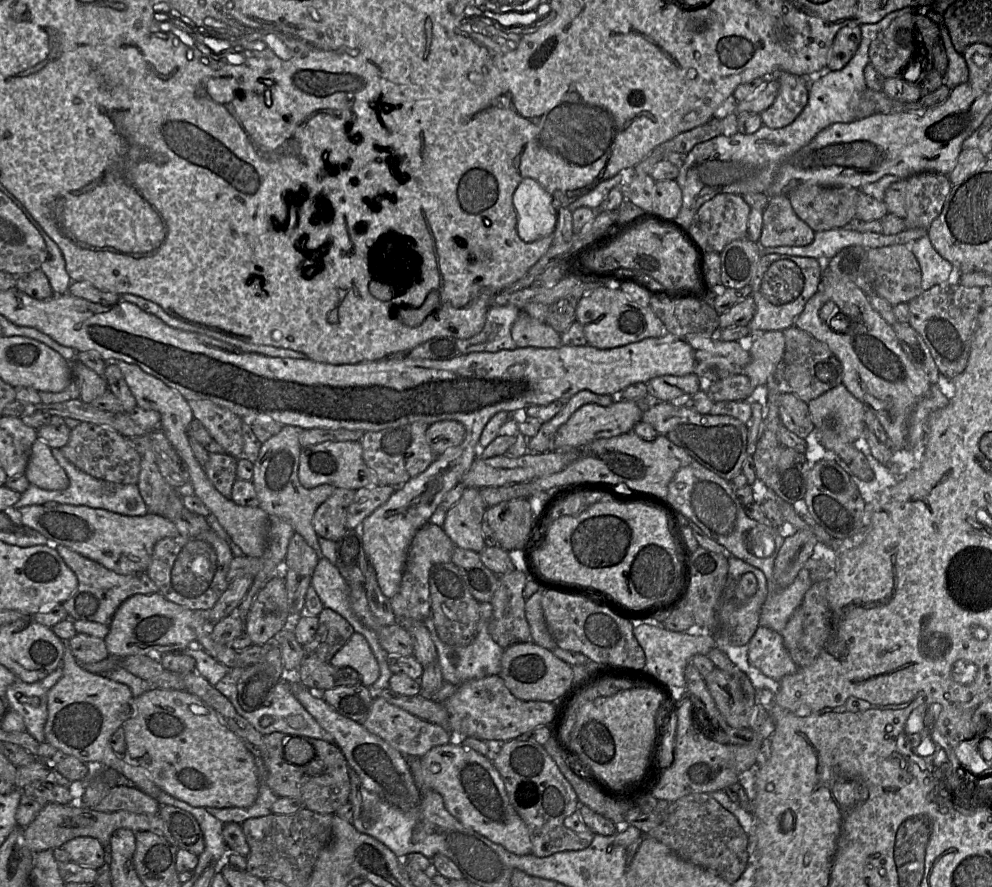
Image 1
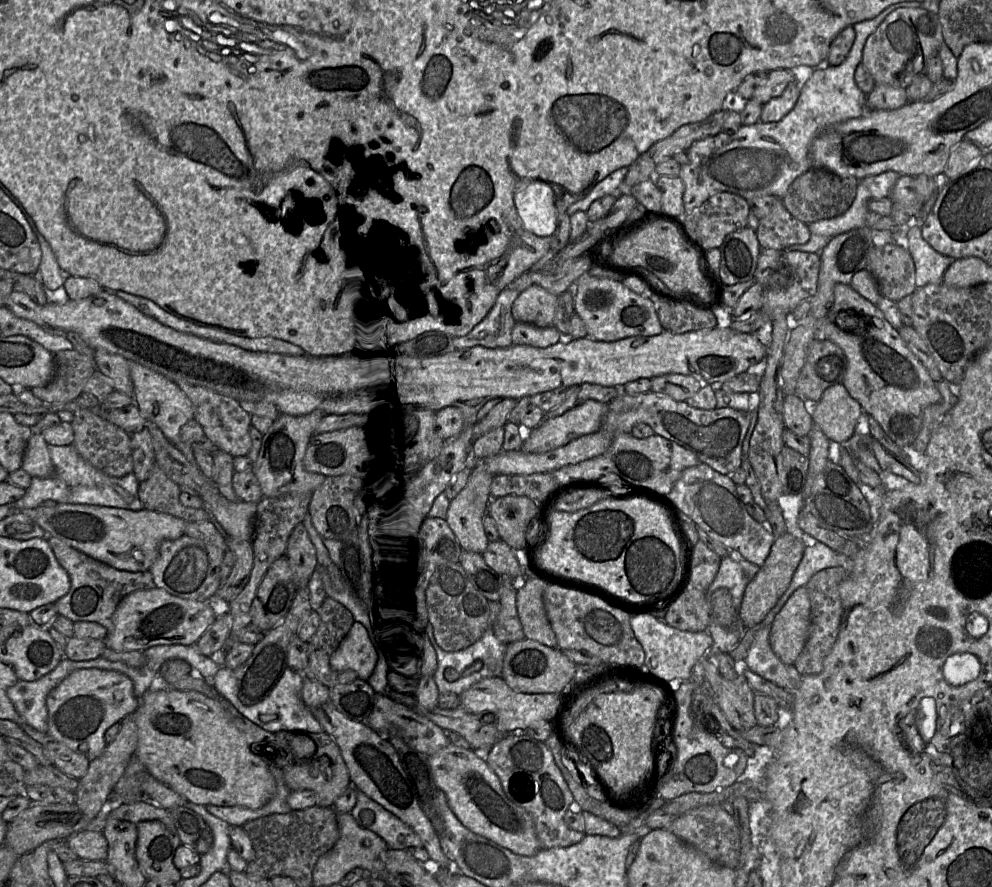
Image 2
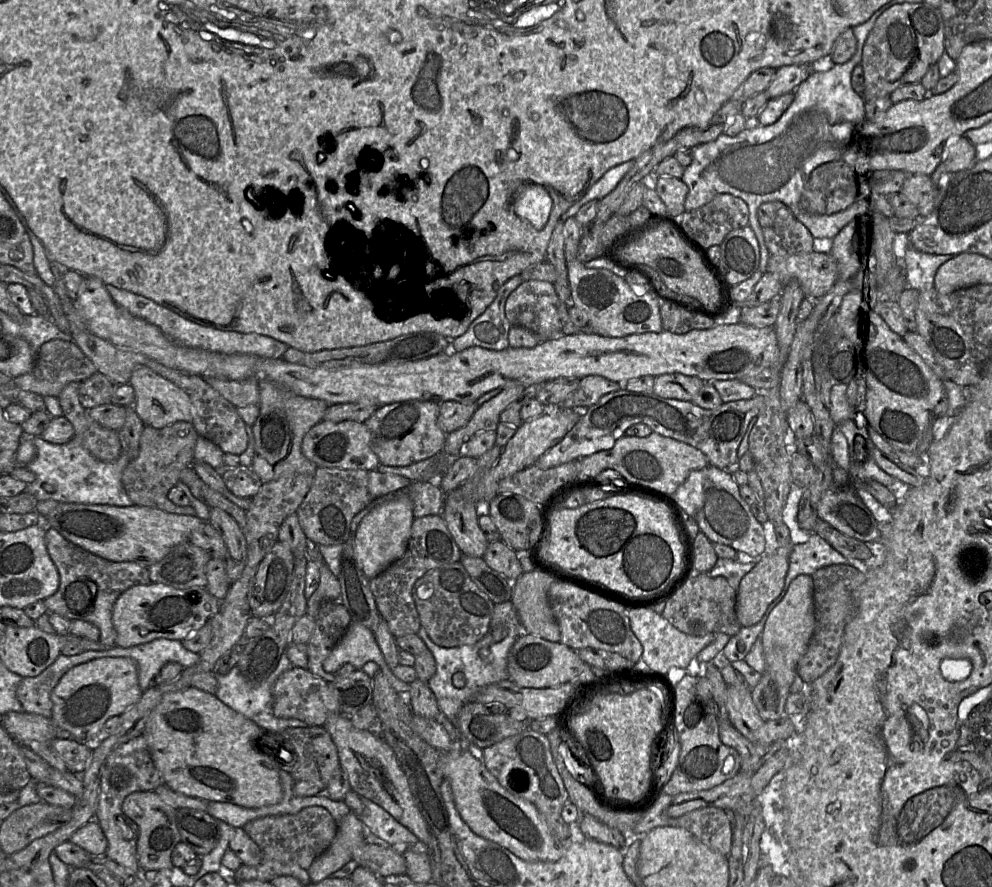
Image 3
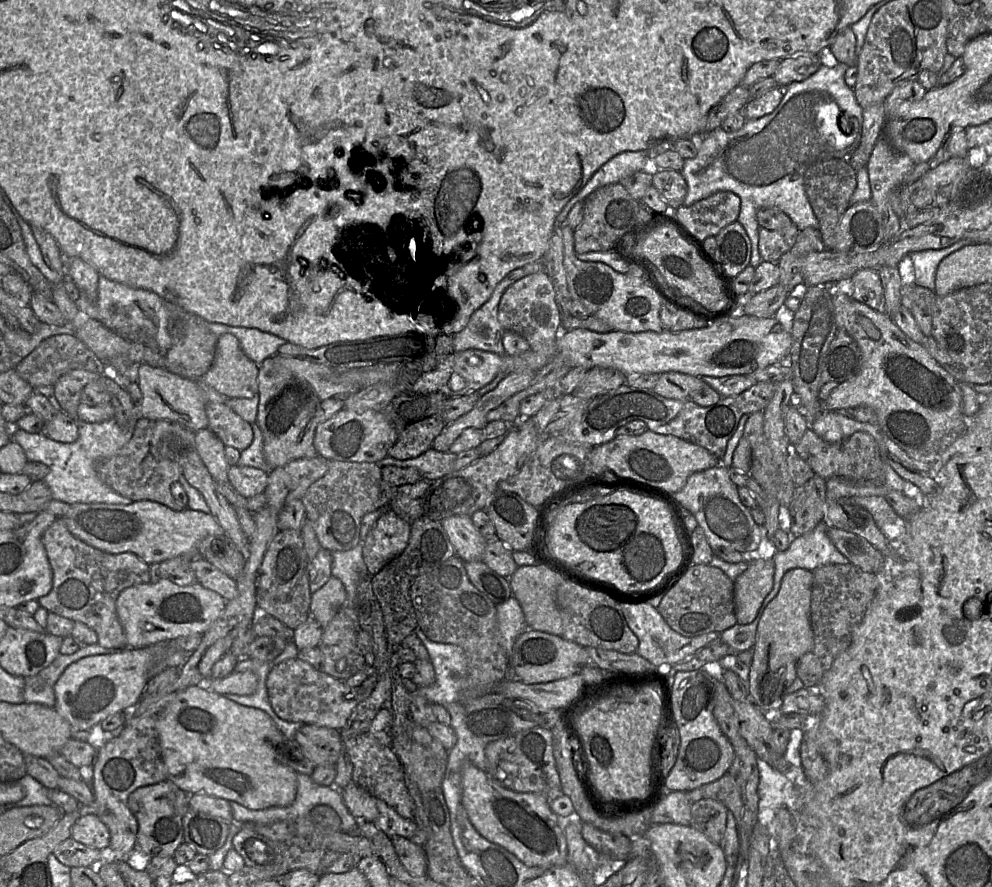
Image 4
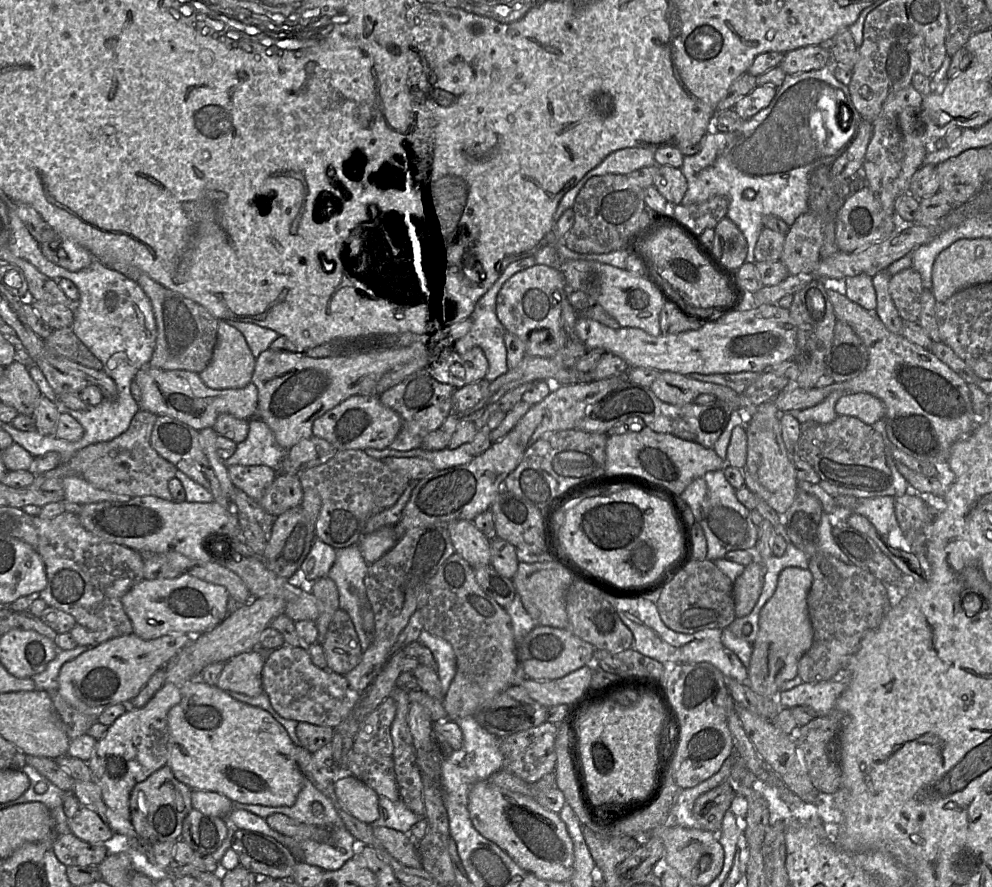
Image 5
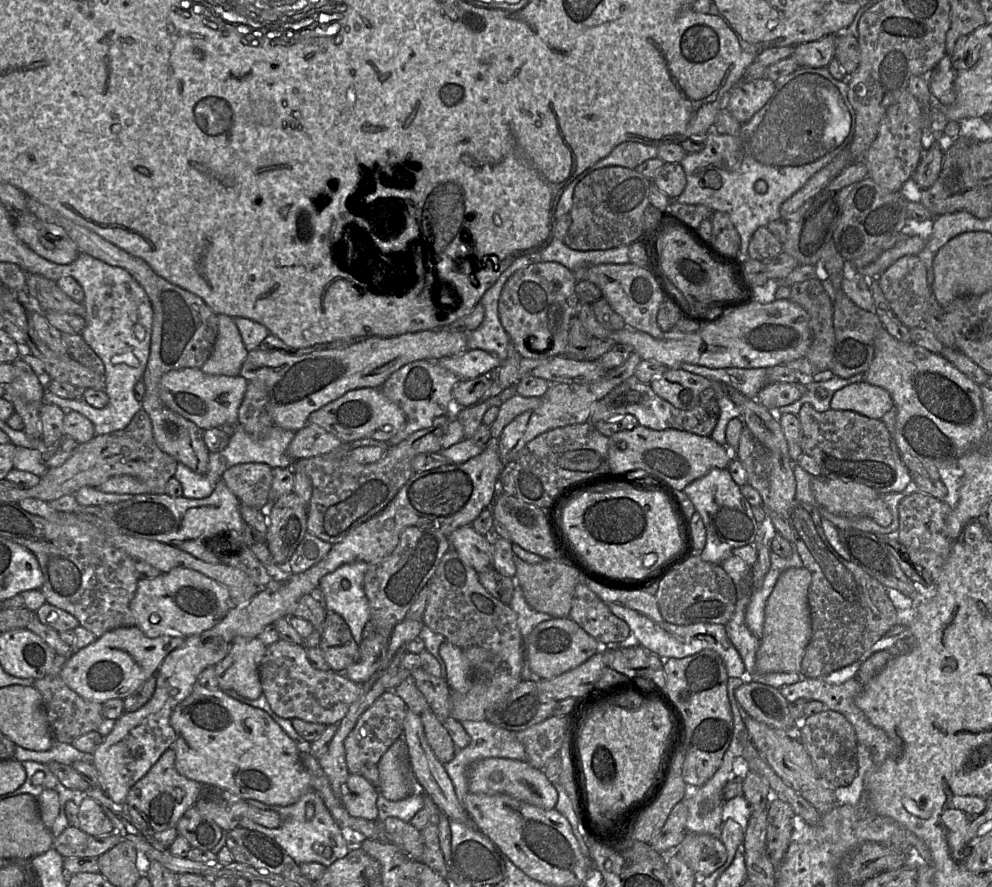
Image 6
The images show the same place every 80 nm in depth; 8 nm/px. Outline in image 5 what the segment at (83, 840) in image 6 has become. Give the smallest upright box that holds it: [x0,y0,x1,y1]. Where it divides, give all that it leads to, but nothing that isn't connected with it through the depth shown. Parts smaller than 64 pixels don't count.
[52,829,107,866]

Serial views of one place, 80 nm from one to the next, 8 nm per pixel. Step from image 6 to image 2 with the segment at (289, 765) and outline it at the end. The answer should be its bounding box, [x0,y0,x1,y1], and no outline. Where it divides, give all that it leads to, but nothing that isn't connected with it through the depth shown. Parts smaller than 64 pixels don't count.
[133,689,275,809]

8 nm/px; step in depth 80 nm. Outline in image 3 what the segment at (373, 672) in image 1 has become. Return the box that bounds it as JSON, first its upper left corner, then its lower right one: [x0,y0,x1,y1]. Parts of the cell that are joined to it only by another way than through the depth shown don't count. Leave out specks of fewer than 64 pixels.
[323,623,410,703]

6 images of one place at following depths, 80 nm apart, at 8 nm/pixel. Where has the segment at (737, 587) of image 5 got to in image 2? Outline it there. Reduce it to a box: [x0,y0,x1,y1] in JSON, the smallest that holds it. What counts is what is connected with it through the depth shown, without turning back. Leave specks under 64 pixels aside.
[738,533,806,628]

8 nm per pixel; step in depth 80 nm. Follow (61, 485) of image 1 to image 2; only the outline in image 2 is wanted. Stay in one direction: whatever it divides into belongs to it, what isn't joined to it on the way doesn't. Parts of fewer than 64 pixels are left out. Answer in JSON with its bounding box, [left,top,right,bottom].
[21,434,54,478]

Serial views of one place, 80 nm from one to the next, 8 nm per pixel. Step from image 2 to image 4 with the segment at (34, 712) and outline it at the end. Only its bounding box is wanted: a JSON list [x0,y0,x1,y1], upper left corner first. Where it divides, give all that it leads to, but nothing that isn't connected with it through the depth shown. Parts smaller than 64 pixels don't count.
[23,643,119,707]

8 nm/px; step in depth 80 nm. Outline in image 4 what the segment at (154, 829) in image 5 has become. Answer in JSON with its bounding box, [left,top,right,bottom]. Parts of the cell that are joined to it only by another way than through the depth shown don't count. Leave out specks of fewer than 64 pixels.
[128,779,189,857]

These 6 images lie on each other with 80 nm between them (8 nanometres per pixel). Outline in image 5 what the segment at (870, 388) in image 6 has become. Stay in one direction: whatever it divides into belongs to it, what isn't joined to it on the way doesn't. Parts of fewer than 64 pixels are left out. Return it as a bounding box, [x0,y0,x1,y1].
[835,392,886,425]

